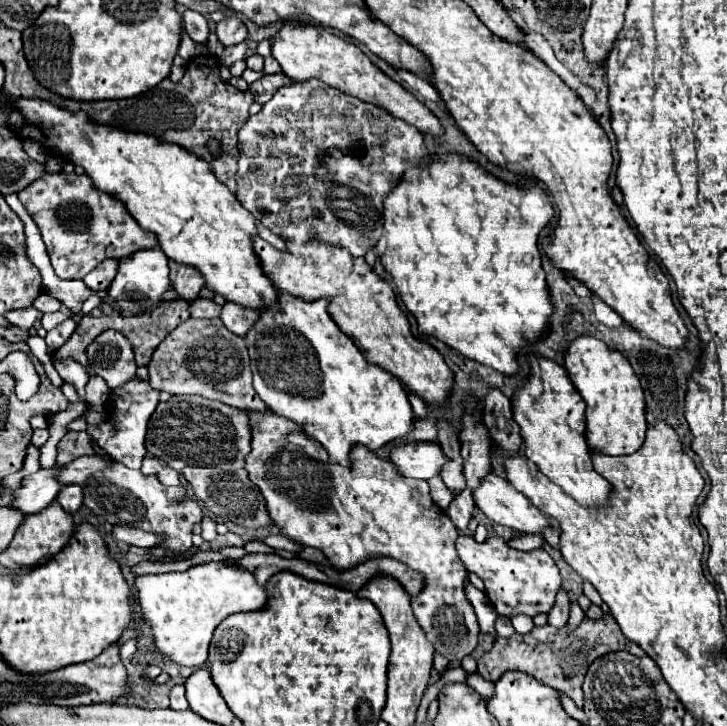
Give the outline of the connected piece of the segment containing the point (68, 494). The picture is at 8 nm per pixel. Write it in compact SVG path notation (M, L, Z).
M66 485L58 493L56 499L66 513L76 513L82 507L82 487L80 485Z

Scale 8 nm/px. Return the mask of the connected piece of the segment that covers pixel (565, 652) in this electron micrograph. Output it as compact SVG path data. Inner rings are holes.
M606 615L606 619L602 619L602 621L592 621L586 617L570 633L566 631L566 627L562 627L562 629L556 629L550 625L536 627L534 631L530 631L526 635L512 635L508 639L496 639L494 647L478 659L478 673L482 676L476 672L472 673L465 682L482 698L489 700L495 693L493 683L496 683L500 679L500 675L506 673L508 669L516 669L516 671L524 671L524 673L536 677L540 683L568 695L578 707L582 707L582 679L584 679L590 663L594 659L598 659L606 653L614 653L614 651L628 651L638 657L644 655L644 651L636 643L632 643L630 639L624 637L624 633L620 631L620 627L612 615Z

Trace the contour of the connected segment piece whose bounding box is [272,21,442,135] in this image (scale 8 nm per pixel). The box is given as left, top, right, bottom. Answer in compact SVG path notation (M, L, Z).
M288 21L272 39L272 57L280 63L282 71L292 81L308 81L312 77L328 83L330 87L340 89L346 95L358 97L366 103L374 103L384 107L394 117L404 119L406 123L418 127L422 133L440 135L442 127L438 119L400 83L392 81L386 73L382 73L364 53L360 47L332 35L322 25L302 25L296 21Z

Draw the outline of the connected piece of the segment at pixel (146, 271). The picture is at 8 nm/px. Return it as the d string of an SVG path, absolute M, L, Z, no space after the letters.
M150 247L146 251L136 251L134 255L126 257L120 261L118 267L118 275L112 281L108 295L112 299L116 299L116 303L120 305L120 309L124 313L140 313L146 309L156 307L156 303L160 301L160 295L170 287L170 279L168 279L168 257L158 249L158 247Z

